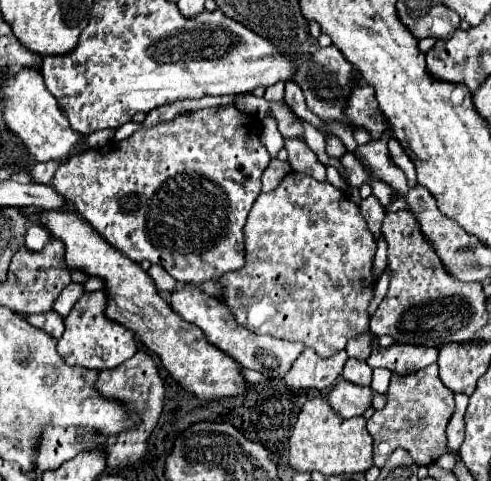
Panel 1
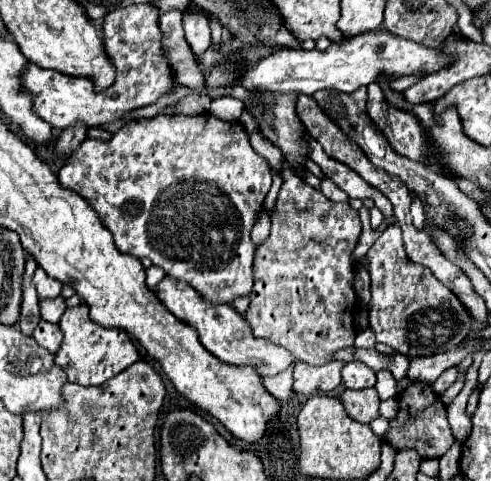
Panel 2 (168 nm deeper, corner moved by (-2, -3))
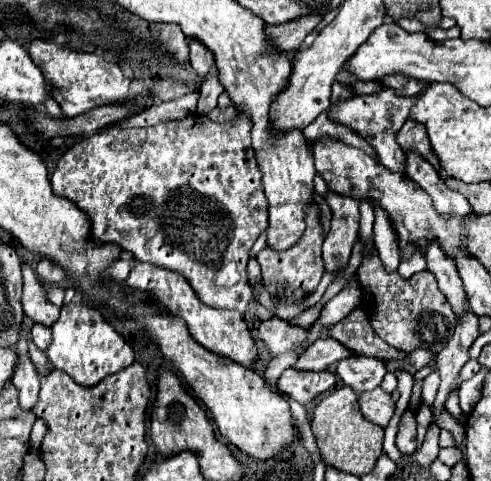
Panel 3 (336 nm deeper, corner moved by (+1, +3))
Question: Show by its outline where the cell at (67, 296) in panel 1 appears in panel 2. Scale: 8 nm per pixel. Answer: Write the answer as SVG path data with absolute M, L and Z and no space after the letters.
M47 298L47 300L39 300L39 312L41 318L47 322L59 322L61 314L65 312L65 300L63 298Z

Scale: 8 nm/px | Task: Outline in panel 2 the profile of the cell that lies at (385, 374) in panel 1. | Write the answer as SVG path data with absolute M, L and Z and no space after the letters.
M379 370L377 372L377 384L375 384L381 400L393 398L397 396L397 380L393 378L393 374L389 370Z

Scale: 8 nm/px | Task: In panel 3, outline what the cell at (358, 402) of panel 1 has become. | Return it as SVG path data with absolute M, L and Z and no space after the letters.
M374 388L370 392L364 392L358 396L358 402L360 402L360 410L362 410L362 416L378 426L388 426L394 410L396 410L396 404L392 402L390 394L386 394L382 388Z

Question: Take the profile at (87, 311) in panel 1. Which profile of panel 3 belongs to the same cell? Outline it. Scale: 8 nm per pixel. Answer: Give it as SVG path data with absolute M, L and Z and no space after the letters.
M64 304L60 318L52 324L52 344L46 350L54 368L64 370L80 386L94 386L104 376L114 374L134 362L134 350L124 336L120 336L102 314L86 304Z

